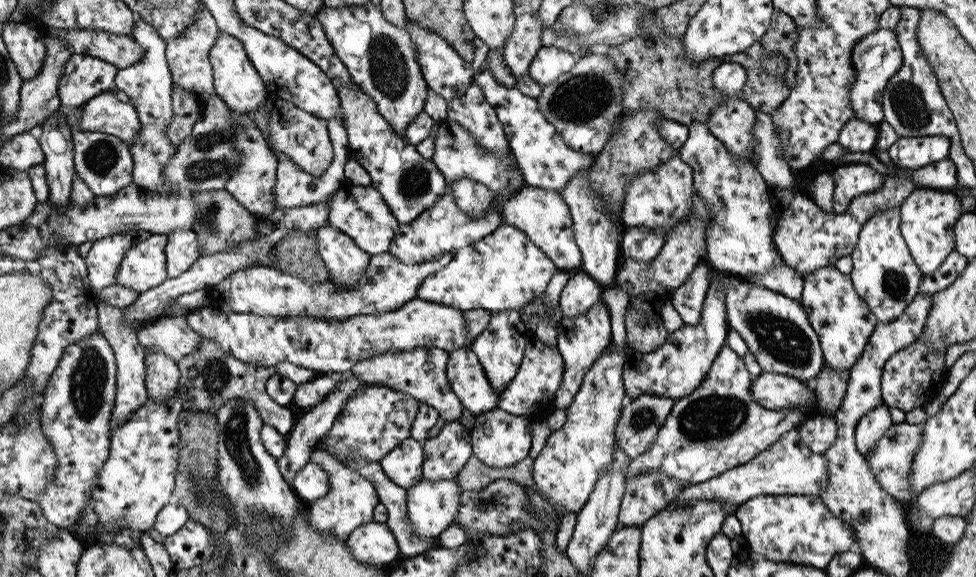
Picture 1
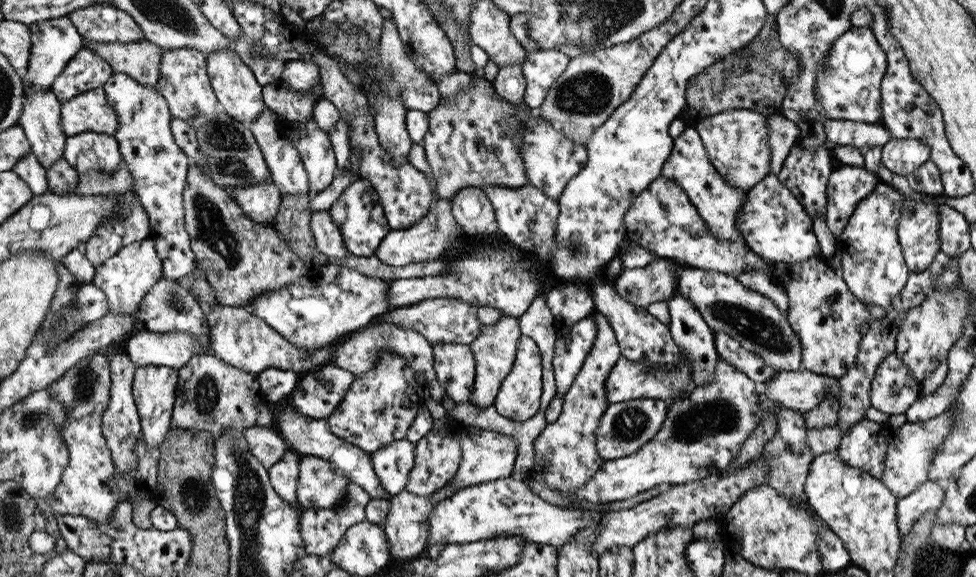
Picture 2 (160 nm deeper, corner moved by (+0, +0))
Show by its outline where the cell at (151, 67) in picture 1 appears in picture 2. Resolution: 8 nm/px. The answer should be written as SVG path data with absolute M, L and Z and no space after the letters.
M115 74L103 89L107 92L108 103L120 116L119 128L114 135L119 141L123 162L136 182L135 193L149 216L149 238L154 241L161 258L163 276L177 281L198 268L190 235L185 229L183 209L183 190L190 159L175 143L170 128L172 115L159 89L140 85L126 74Z

